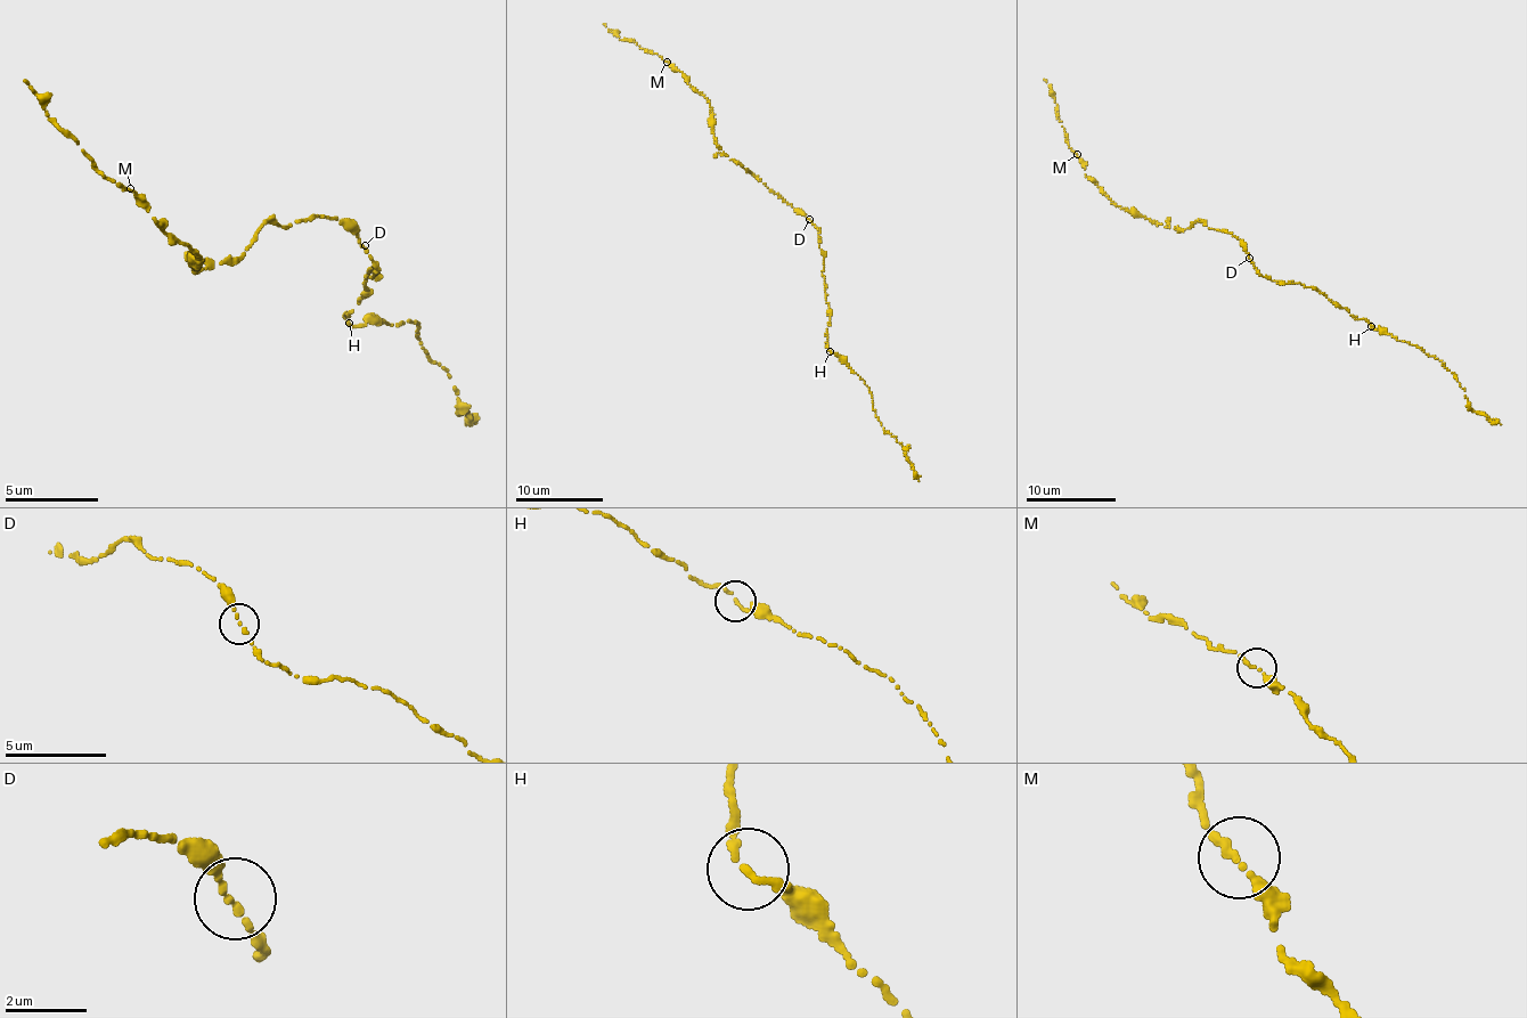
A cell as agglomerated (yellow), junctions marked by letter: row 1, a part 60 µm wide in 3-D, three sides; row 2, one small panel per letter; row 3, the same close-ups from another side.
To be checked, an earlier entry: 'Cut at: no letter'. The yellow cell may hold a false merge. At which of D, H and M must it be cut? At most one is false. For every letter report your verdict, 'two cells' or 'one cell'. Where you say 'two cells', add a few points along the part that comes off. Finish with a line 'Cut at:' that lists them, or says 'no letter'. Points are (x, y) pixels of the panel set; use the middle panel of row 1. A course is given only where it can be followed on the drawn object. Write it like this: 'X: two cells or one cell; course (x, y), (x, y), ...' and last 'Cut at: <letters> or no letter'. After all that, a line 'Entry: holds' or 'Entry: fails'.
D: one cell
H: one cell
M: one cell
Cut at: no letter
Entry: holds

